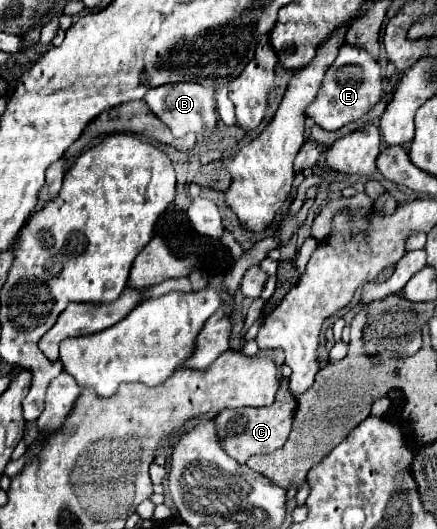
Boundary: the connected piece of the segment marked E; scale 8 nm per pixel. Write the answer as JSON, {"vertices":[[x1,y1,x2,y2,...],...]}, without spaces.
{"vertices":[[347,43,339,47,337,59,325,71,321,87,313,103,305,109,305,115,311,117,325,131,337,131,343,125,365,117,371,107,381,99,381,67,379,63,363,49,355,49]]}

